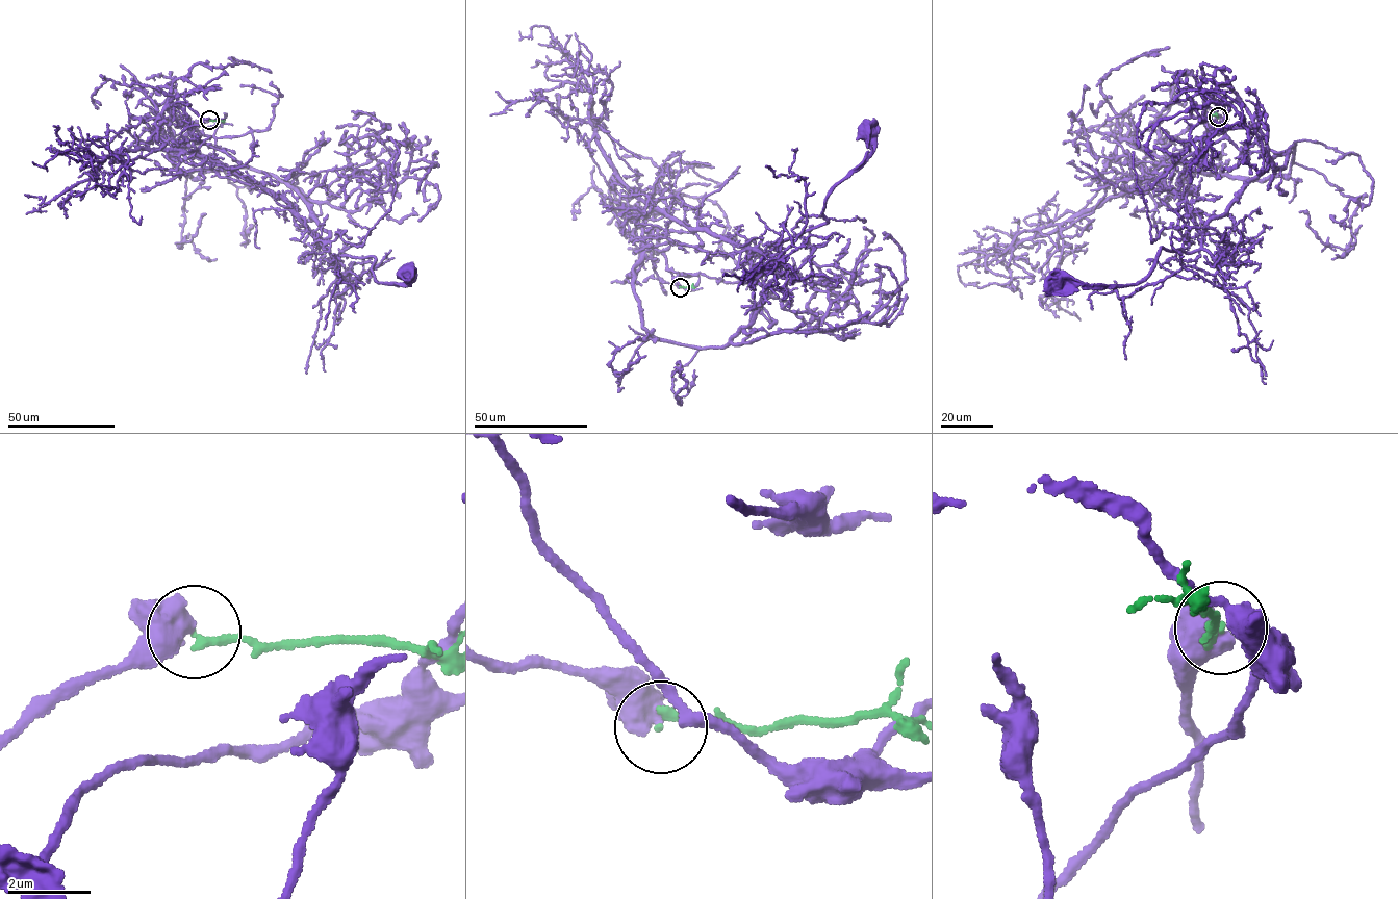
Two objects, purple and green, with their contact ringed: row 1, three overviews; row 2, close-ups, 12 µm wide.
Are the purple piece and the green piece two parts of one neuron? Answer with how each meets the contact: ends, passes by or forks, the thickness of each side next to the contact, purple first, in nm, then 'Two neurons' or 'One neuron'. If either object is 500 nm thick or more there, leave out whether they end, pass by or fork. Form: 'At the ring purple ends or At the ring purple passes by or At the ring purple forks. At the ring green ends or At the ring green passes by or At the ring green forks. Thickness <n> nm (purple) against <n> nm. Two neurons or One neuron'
Thickness 750 nm (purple) against 200 nm. Two neurons

